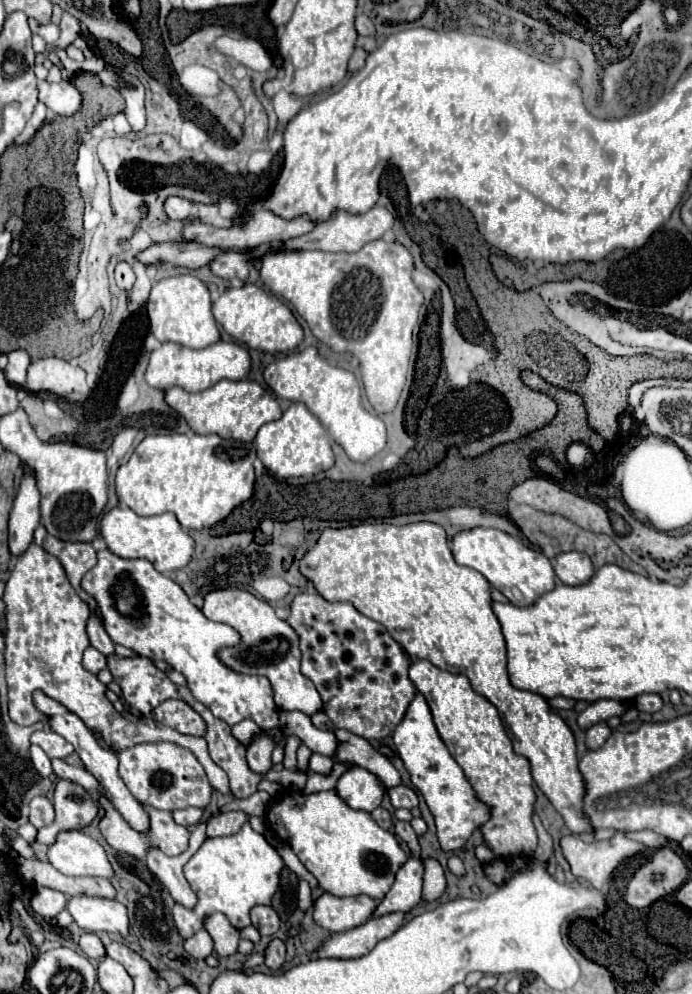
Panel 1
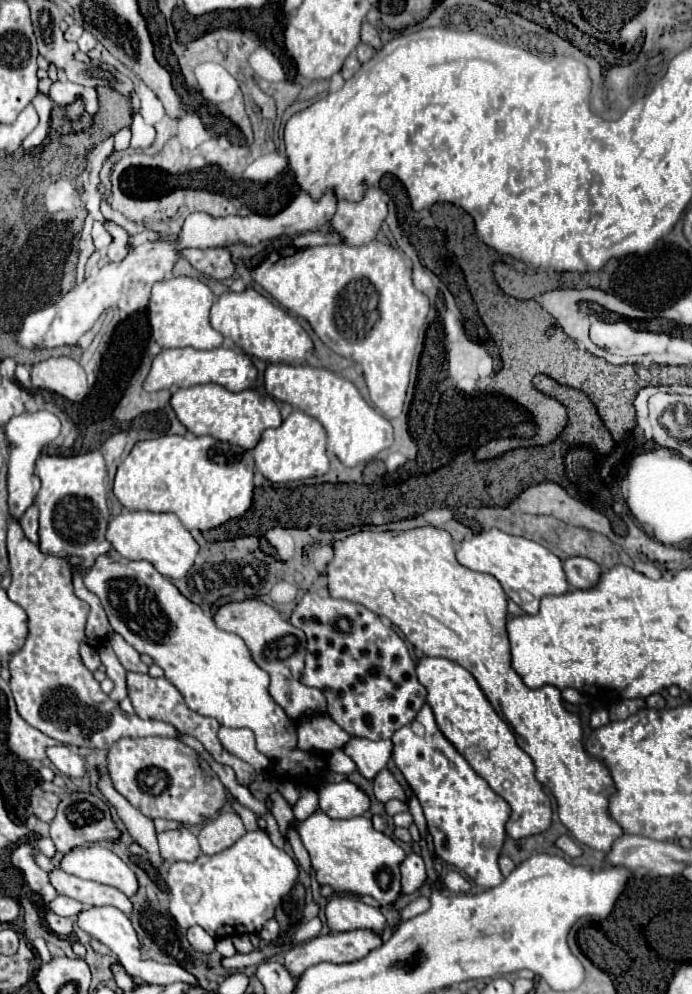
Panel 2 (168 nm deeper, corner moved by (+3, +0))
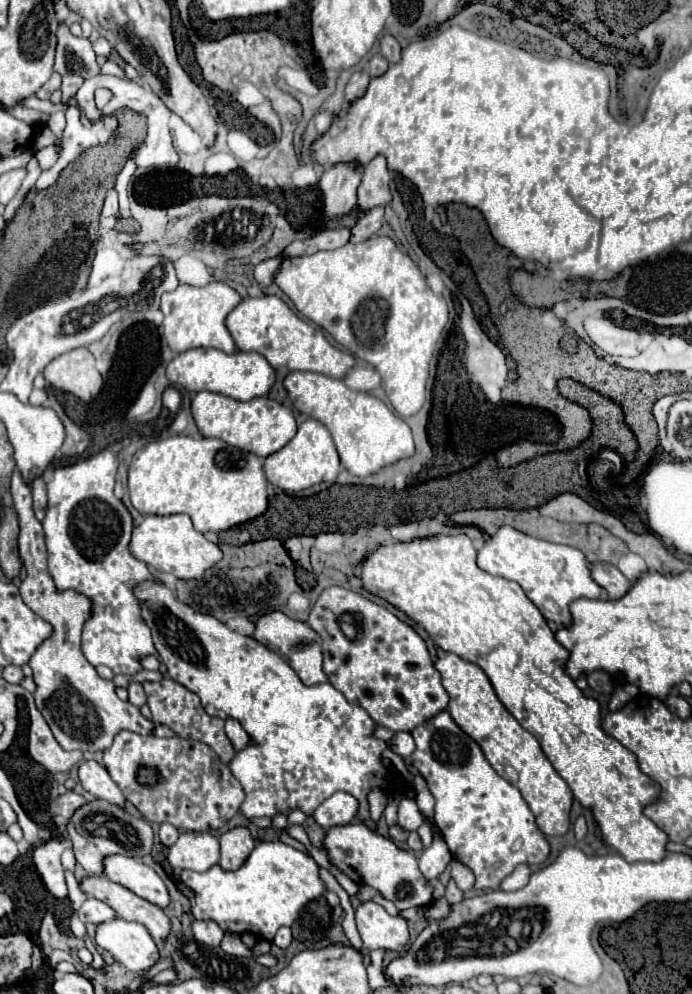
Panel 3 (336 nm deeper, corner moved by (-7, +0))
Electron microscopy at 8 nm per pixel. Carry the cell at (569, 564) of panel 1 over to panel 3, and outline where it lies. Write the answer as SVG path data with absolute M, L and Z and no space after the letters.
M590 563L590 575L606 591L608 599L620 599L632 585L618 571L618 567L614 567L610 563Z

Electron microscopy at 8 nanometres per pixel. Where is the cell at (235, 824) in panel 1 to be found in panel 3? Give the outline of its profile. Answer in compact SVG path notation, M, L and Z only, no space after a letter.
M248 827L228 829L218 837L218 841L220 841L220 867L228 871L238 869L256 845Z

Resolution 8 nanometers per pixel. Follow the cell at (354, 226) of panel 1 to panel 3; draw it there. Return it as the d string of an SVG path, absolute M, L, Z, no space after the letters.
M378 155L364 167L362 183L358 187L358 209L364 213L378 205L388 205L392 201L388 183L390 171L386 167L386 159Z

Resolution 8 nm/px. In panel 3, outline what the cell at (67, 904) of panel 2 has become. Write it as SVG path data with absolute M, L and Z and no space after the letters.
M88 897L88 899L82 903L82 907L78 909L78 917L80 917L84 923L98 925L98 923L102 923L102 921L108 921L108 919L116 917L116 913L114 913L108 905L104 905L102 901L96 901L96 899Z

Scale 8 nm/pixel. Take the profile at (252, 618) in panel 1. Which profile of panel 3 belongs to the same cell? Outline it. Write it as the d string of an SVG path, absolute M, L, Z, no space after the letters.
M272 611L272 613L258 617L258 621L254 623L252 637L258 643L272 649L276 655L280 655L288 665L292 665L292 669L298 673L298 677L304 685L318 685L318 683L328 681L328 677L322 671L322 641L308 623L294 621L288 615L284 615L282 611Z

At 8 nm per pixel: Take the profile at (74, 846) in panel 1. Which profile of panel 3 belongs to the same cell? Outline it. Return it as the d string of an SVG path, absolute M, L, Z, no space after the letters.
M108 855L104 859L104 877L130 889L138 897L142 897L158 907L164 907L170 901L162 879L156 875L156 871L152 867L144 865L140 857Z

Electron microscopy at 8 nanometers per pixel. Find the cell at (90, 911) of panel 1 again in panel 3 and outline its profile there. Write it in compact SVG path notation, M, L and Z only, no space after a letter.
M116 917L100 923L96 929L96 943L134 973L150 969L158 961L158 947L152 935L136 921Z

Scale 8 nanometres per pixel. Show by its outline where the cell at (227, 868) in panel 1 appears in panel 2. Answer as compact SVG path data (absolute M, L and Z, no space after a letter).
M254 831L240 837L230 849L222 853L200 855L192 863L184 863L184 861L172 863L166 883L170 887L170 913L182 929L200 925L214 939L252 935L262 931L262 925L274 917L274 911L280 905L280 901L296 887L298 865L284 849L278 849L264 831Z

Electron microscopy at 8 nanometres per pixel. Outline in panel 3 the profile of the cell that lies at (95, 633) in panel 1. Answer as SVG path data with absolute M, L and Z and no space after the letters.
M130 681L130 685L128 685L128 701L132 705L136 705L136 707L140 707L140 705L146 703L146 693L144 693L144 689L142 689L140 683Z

